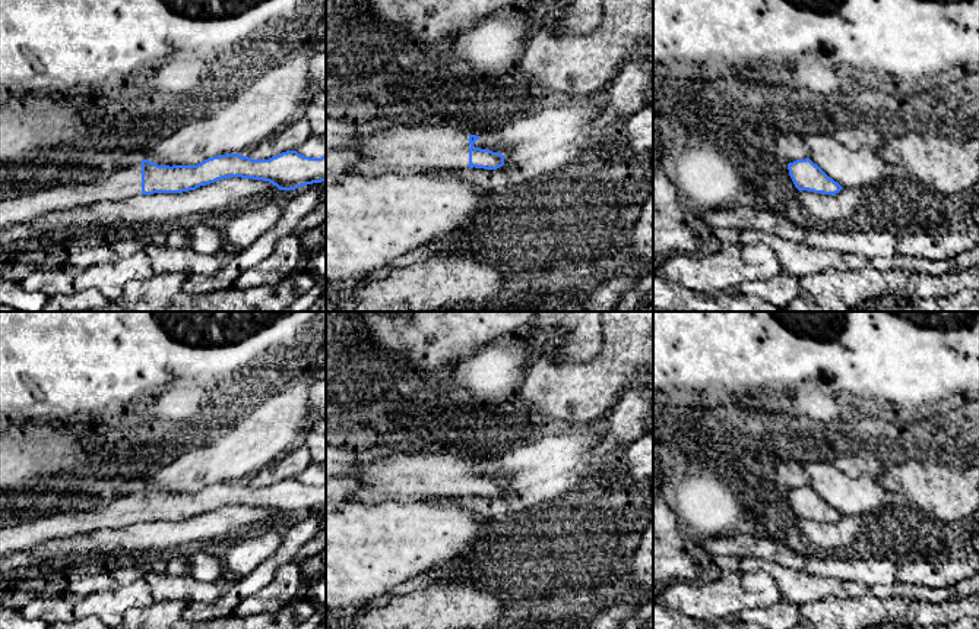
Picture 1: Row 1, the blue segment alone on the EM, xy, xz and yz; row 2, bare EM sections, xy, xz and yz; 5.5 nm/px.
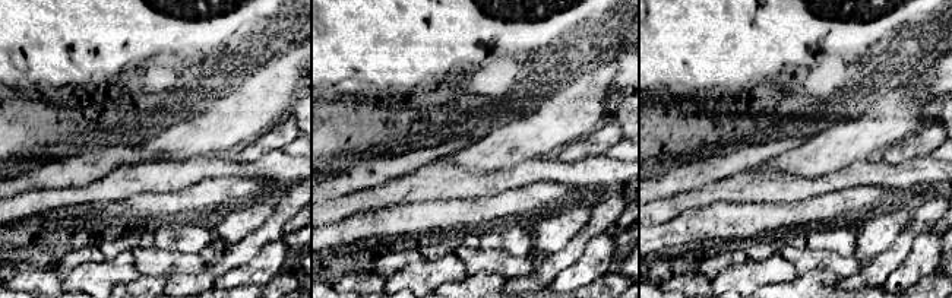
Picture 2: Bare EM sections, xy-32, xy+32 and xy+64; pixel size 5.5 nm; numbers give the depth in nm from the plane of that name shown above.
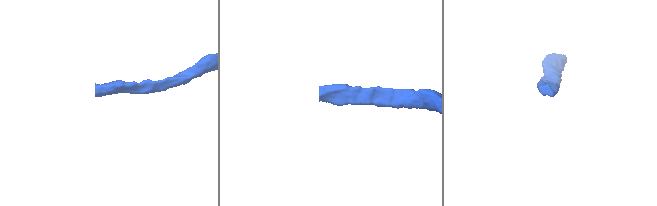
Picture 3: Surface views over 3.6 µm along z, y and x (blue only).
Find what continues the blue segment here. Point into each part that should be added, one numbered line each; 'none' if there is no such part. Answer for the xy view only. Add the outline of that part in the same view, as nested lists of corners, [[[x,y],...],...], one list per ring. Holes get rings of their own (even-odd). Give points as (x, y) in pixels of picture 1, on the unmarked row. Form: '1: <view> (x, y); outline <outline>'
1: xy (122, 509); outline [[[124,490],[89,509],[47,513],[1,527],[0,557],[31,550],[37,544],[56,538],[137,524],[142,524],[142,490]]]

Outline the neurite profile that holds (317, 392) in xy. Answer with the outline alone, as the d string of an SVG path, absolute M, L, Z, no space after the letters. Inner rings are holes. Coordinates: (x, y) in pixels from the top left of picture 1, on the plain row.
M319 377L310 388L308 411L326 408L326 377Z

